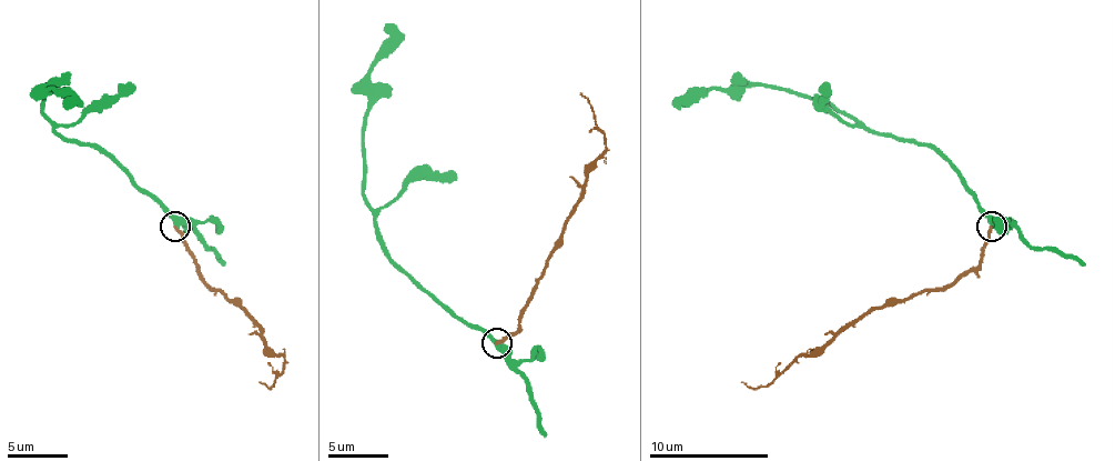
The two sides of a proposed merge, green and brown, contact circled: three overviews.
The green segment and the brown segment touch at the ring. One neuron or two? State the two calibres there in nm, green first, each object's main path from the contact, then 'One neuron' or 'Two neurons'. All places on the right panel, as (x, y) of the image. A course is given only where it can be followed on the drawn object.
Thickness 460 nm (green) against 200 nm. Course of green: (990, 223), (975, 193), (933, 149), (862, 128), (817, 98), (757, 86), (695, 89), (673, 104). Course of brown: (990, 227), (979, 262), (951, 283), (871, 308), (796, 359), (766, 386), (751, 389), (742, 382). Two neurons

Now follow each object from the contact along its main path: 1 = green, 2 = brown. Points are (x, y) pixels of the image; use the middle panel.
1: (497, 342), (467, 327), (419, 286), (386, 249), (374, 213), (363, 199), (368, 67), (395, 24)
2: (497, 342), (515, 330), (563, 222), (605, 148), (605, 132), (593, 118), (590, 102), (580, 93)

